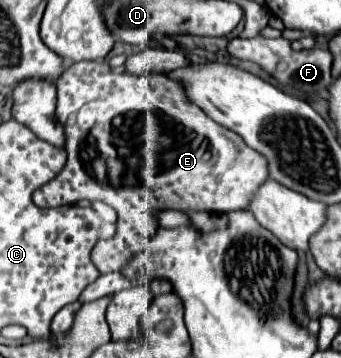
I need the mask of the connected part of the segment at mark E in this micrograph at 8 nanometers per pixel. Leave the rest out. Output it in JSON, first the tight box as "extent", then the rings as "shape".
{"extent":[34,60,268,274],"shape":[[[88,60],[88,62],[74,62],[70,64],[62,74],[60,78],[56,80],[56,88],[58,88],[58,108],[56,108],[56,116],[58,116],[58,122],[64,126],[64,136],[66,136],[66,154],[68,154],[68,160],[66,160],[66,166],[62,168],[62,172],[52,178],[48,184],[44,184],[42,188],[38,188],[34,192],[34,204],[40,206],[40,208],[56,208],[56,206],[64,206],[64,204],[76,204],[78,200],[102,200],[106,202],[108,206],[112,206],[118,214],[118,220],[116,220],[116,234],[108,240],[98,240],[96,246],[92,248],[92,262],[94,266],[102,272],[102,274],[108,274],[108,272],[118,272],[126,260],[140,252],[140,250],[146,250],[146,242],[150,238],[154,238],[156,230],[158,230],[158,220],[156,220],[156,214],[164,208],[172,208],[172,210],[204,210],[204,212],[232,212],[232,210],[244,210],[250,206],[254,194],[258,192],[258,188],[268,180],[268,160],[258,154],[256,150],[252,150],[250,146],[246,146],[246,142],[236,136],[232,130],[220,126],[218,122],[214,122],[212,118],[208,118],[208,114],[198,108],[196,104],[192,104],[186,96],[186,88],[182,82],[178,80],[172,80],[168,76],[160,76],[160,84],[152,82],[150,86],[144,86],[144,76],[124,76],[124,74],[116,74],[112,72],[112,68],[106,64],[106,62],[96,62],[96,60]]]}

